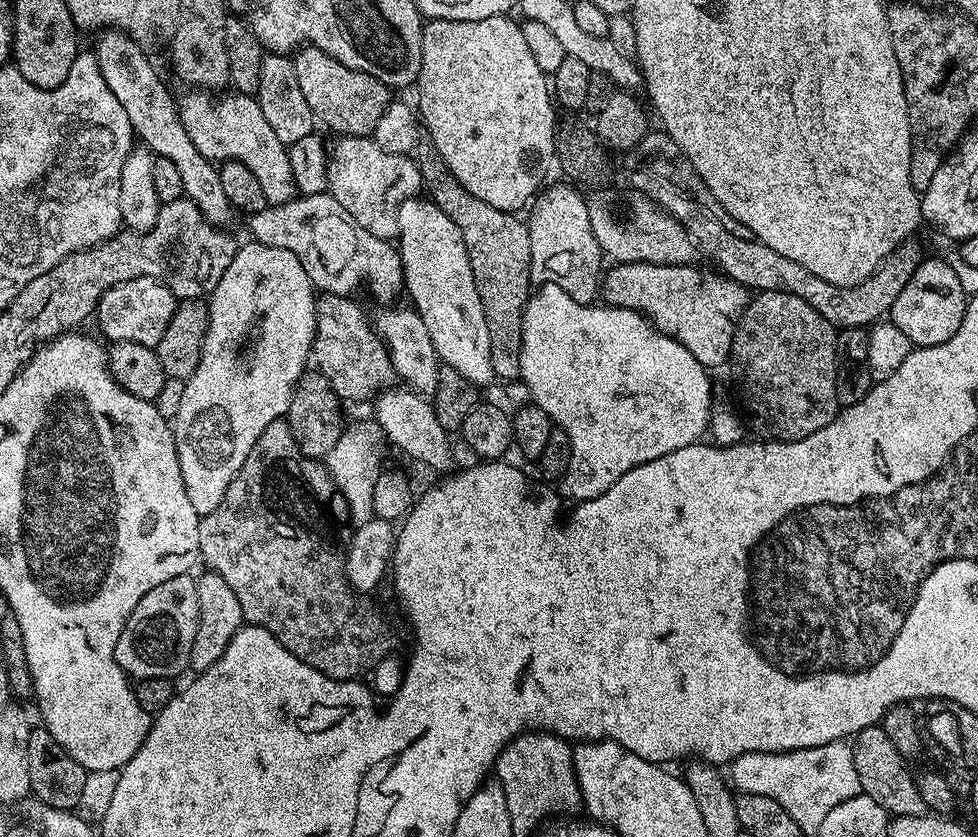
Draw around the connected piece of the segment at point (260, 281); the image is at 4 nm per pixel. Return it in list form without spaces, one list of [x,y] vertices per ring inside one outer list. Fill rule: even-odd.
[[[255,242],[241,243],[236,249],[226,274],[207,297],[208,329],[202,346],[198,370],[184,381],[185,389],[175,419],[171,421],[172,433],[178,450],[178,466],[186,486],[186,498],[200,517],[210,514],[226,495],[226,486],[242,470],[246,454],[258,442],[258,434],[270,422],[287,417],[292,391],[300,375],[309,367],[312,339],[316,333],[317,289],[312,287],[302,262],[278,246]]]

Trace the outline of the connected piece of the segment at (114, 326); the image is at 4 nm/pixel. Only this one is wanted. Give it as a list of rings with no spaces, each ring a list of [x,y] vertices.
[[[139,276],[130,278],[130,282],[118,282],[118,286],[110,286],[110,290],[106,290],[106,294],[102,294],[98,302],[94,320],[100,323],[100,328],[109,336],[109,341],[138,342],[147,348],[155,348],[158,342],[162,342],[162,334],[166,334],[166,326],[170,326],[170,318],[174,318],[177,303],[178,297],[162,281]]]

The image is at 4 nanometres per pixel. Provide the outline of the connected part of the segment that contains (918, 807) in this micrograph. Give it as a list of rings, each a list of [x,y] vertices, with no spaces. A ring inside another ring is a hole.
[[[878,726],[862,730],[856,733],[851,745],[854,770],[858,770],[858,782],[863,795],[874,798],[874,802],[878,802],[878,806],[882,806],[893,817],[922,816],[929,811],[919,794],[915,775],[908,773],[909,765],[904,756],[898,754],[894,742],[890,742],[890,734],[886,734],[886,730]]]

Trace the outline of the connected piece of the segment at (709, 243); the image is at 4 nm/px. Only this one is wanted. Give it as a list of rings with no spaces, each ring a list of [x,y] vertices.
[[[684,194],[679,195],[673,198],[672,205],[670,205],[672,215],[683,224],[692,239],[695,240],[697,249],[703,255],[705,252],[714,263],[720,264],[716,266],[723,275],[729,276],[734,282],[752,290],[756,288],[754,287],[756,276],[760,276],[764,272],[764,277],[761,278],[759,284],[761,289],[794,290],[796,294],[804,297],[810,306],[814,306],[814,310],[818,310],[818,314],[822,314],[822,318],[826,318],[826,322],[830,322],[837,330],[868,328],[881,318],[887,317],[894,306],[894,298],[898,298],[898,294],[902,294],[902,286],[906,286],[906,282],[910,282],[914,270],[918,270],[921,260],[926,256],[923,246],[916,241],[916,238],[909,238],[903,244],[898,245],[878,265],[876,273],[871,278],[863,280],[861,284],[855,284],[853,288],[839,288],[810,275],[805,275],[804,280],[799,280],[796,275],[801,275],[802,269],[794,262],[782,259],[774,250],[770,250],[762,243],[757,243],[755,239],[749,238],[747,235],[744,235],[745,237],[735,236],[734,233],[727,232],[714,217],[708,216],[712,214],[701,209],[695,199]]]

